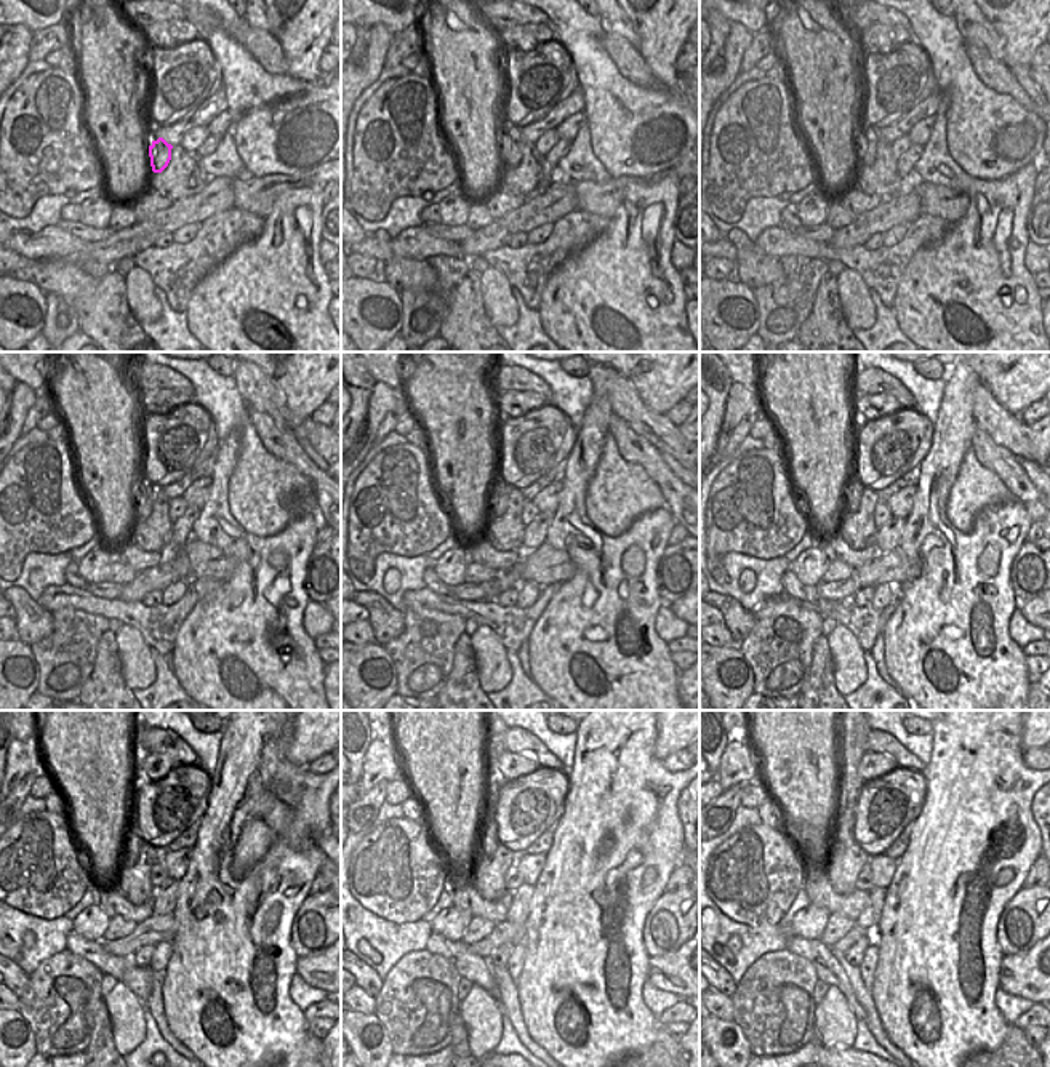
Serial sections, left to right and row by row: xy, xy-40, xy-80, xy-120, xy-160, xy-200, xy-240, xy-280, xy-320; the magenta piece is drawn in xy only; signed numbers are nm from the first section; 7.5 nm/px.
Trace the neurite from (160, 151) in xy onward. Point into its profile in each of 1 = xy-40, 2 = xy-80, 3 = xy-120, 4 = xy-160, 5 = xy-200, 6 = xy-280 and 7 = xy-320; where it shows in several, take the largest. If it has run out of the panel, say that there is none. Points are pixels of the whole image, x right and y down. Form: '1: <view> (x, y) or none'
1: xy-40 (512, 152)
2: xy-80 (865, 149)
3: xy-120 (144, 504)
4: xy-160 (500, 496)
5: xy-200 (852, 501)
6: xy-280 (488, 845)
7: xy-320 (853, 743)

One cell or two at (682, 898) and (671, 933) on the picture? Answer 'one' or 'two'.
one

